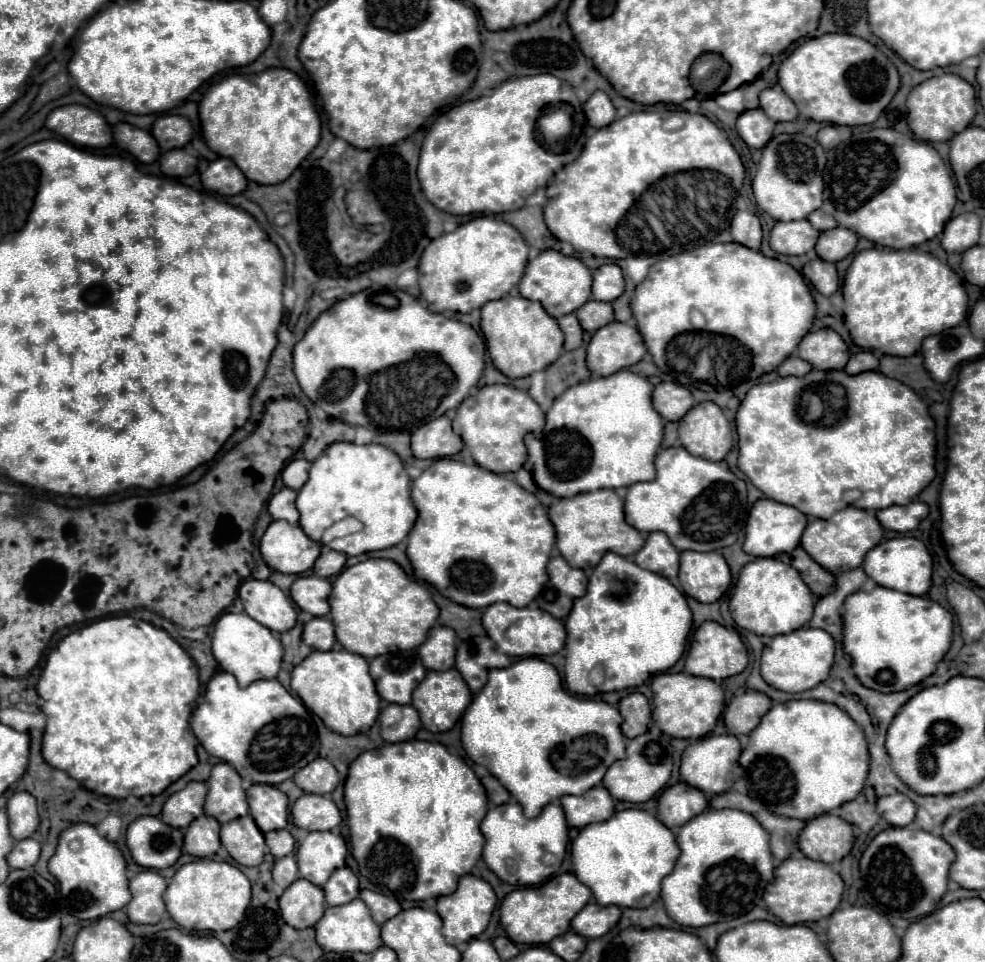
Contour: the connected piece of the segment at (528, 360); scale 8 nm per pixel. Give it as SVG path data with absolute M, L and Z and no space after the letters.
M505 296L487 302L481 308L481 330L487 340L487 352L493 364L509 378L523 378L537 370L545 370L563 352L563 332L541 304L523 296Z

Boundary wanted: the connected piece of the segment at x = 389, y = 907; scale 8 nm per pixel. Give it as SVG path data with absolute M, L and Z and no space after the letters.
M361 890L361 900L369 906L371 916L377 924L385 924L387 920L391 920L393 916L401 912L401 904L393 896L383 896L371 890Z

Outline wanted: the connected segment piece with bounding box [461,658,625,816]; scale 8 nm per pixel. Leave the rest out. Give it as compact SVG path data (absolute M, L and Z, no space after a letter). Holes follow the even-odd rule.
M523 658L507 668L489 672L489 682L473 698L461 720L461 742L467 756L475 764L485 766L511 792L523 806L525 816L539 816L549 802L565 794L583 794L599 784L605 770L625 758L621 722L623 718L615 706L567 694L561 686L561 676L551 664L539 658ZM589 734L605 740L605 762L593 764L577 776L561 774L551 762L553 750Z

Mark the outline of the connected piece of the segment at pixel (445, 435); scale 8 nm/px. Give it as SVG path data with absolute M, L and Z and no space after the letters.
M439 416L439 420L431 420L421 426L411 436L411 450L415 458L443 458L455 456L463 448L463 440L451 430L451 420L447 416Z

